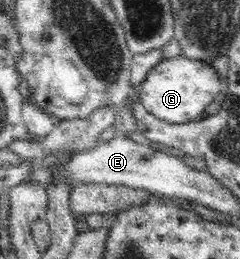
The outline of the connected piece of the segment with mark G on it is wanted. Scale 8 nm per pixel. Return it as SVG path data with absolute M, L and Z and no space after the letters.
M178 55L172 59L162 59L154 65L139 83L136 92L137 99L150 115L160 121L180 125L204 117L206 107L223 92L223 88L219 75L210 63L192 61Z

